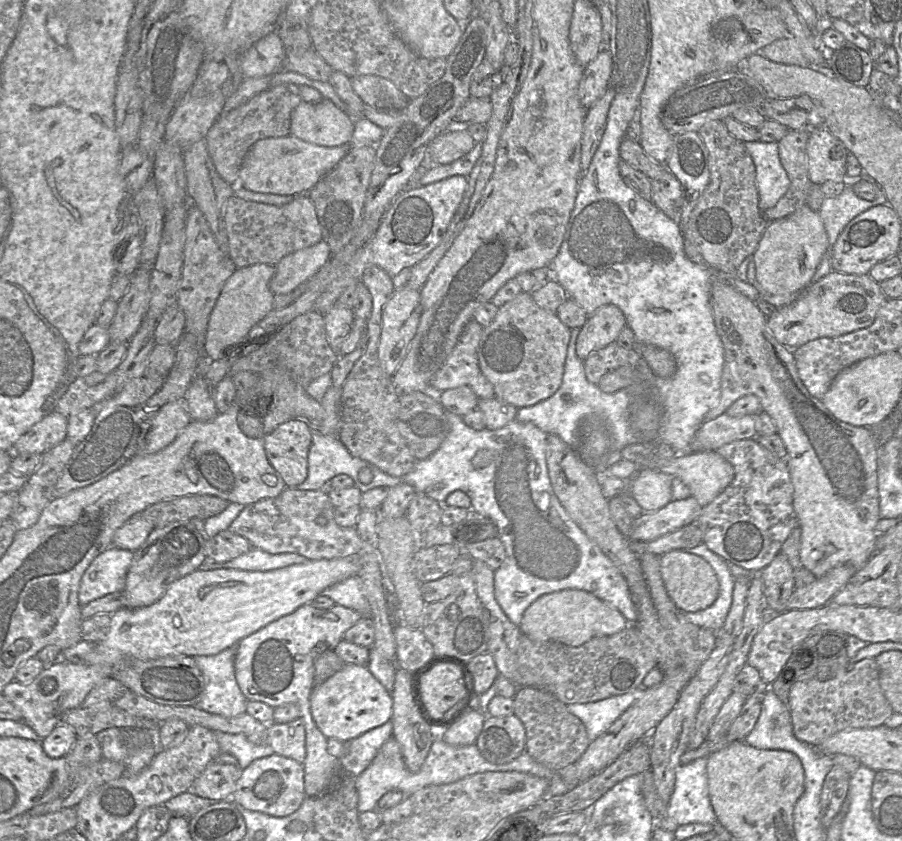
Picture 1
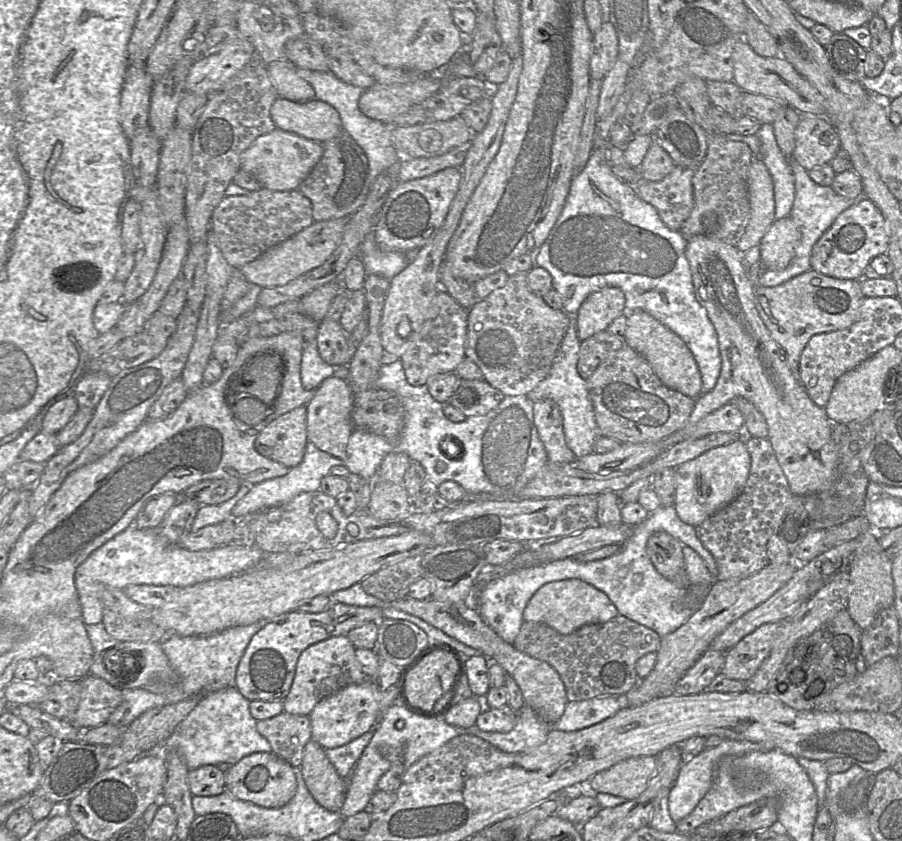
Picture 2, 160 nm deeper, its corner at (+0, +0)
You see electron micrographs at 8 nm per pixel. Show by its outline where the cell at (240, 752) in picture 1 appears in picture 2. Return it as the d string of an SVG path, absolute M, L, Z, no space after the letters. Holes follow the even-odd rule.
M226 687L199 696L198 703L176 726L164 742L166 747L176 748L189 770L201 765L237 763L254 752L272 752L270 743L257 730L257 720L249 710L249 700L236 687Z

